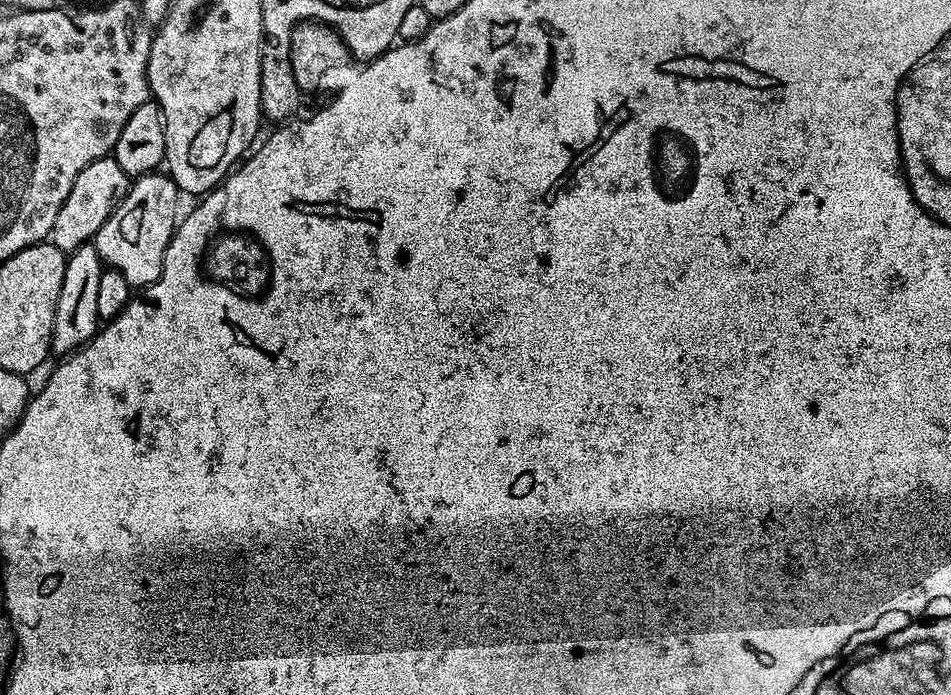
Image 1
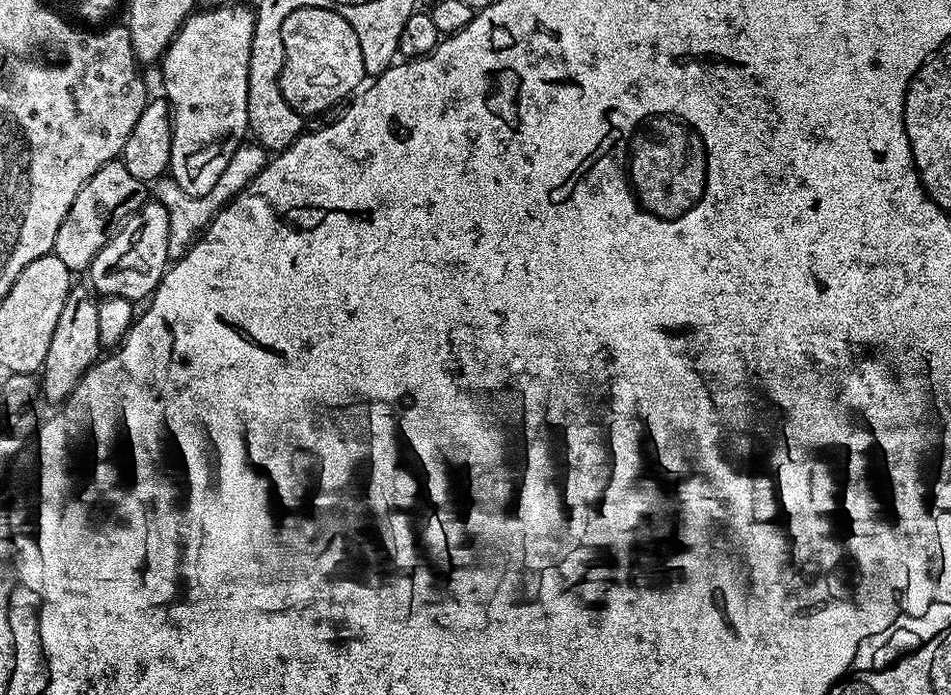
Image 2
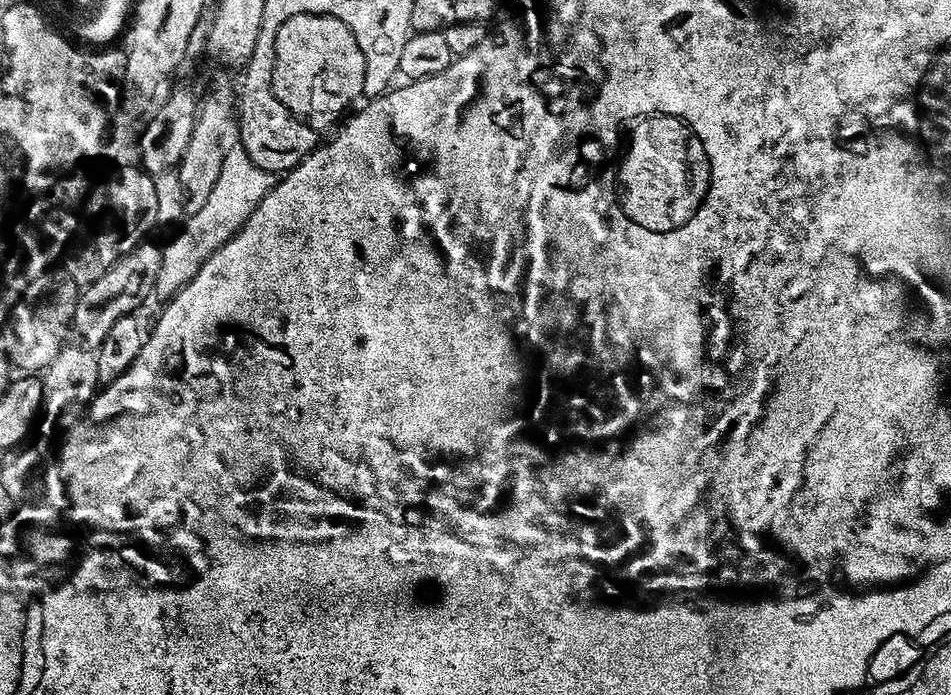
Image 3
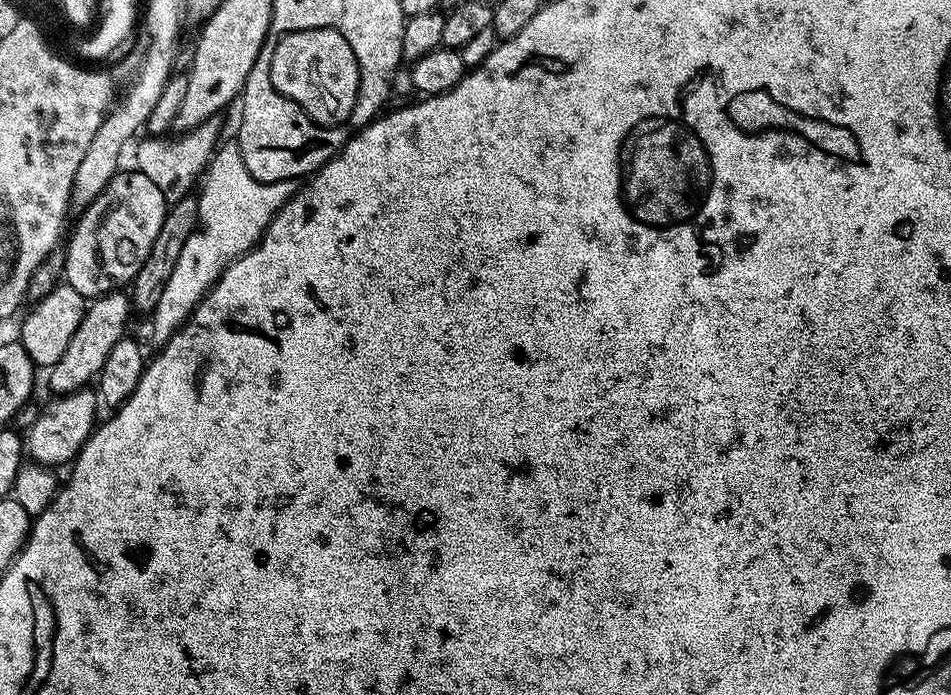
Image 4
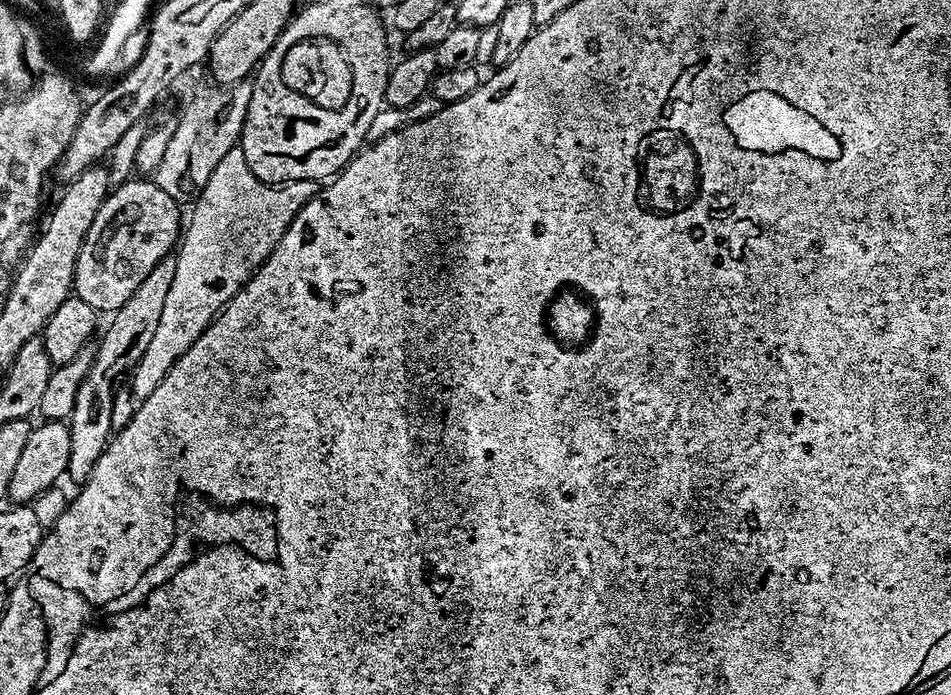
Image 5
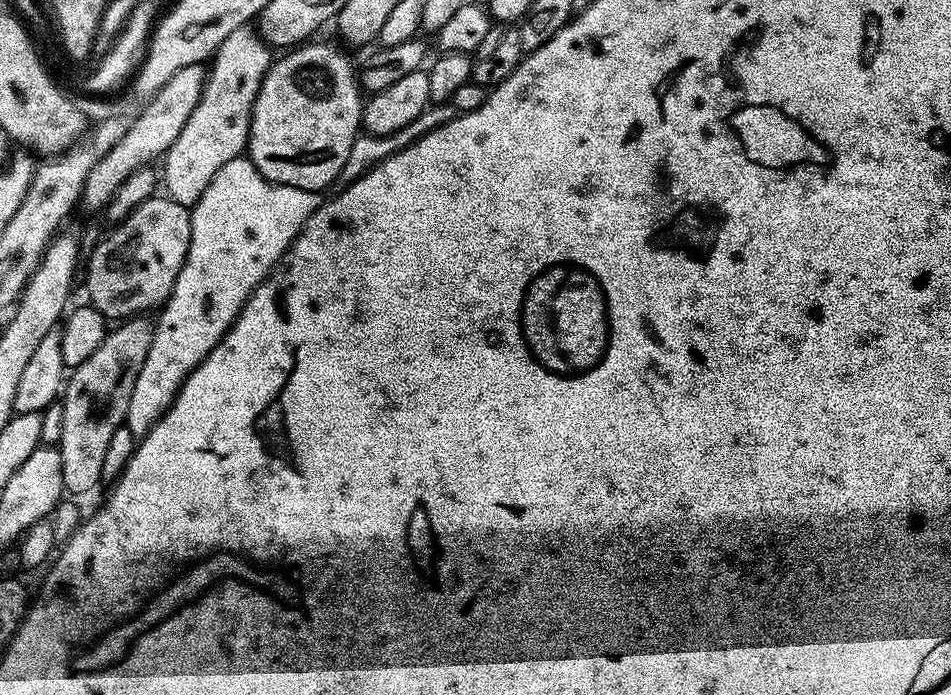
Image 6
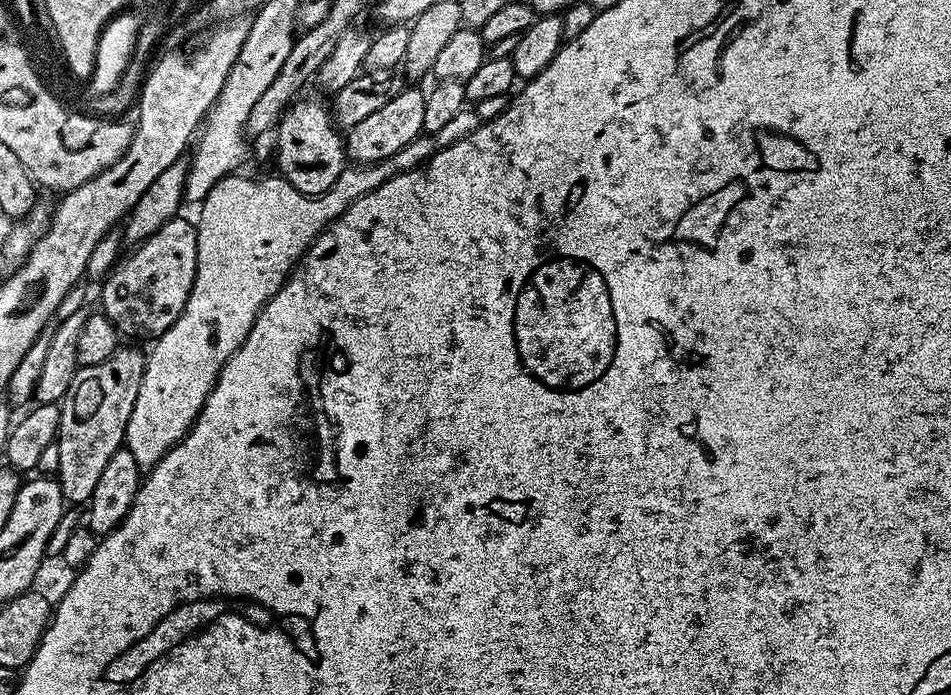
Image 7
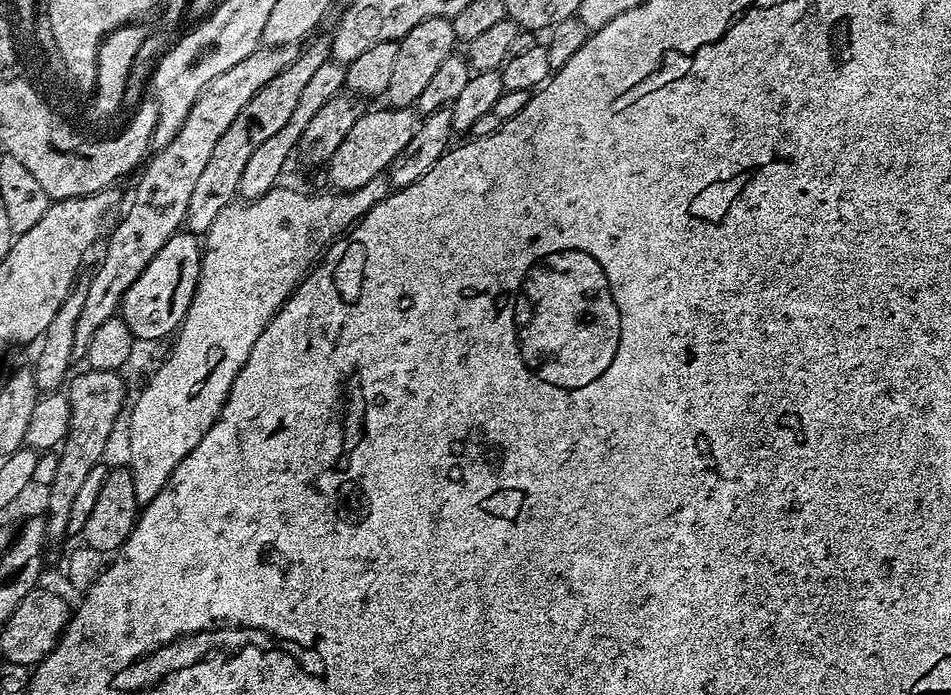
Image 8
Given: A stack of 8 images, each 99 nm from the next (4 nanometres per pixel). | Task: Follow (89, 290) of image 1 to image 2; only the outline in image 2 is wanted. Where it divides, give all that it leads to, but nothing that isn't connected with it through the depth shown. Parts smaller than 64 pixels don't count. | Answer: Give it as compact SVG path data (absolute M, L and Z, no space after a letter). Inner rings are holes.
M74 286L70 290L66 298L66 306L62 306L62 315L58 318L58 327L54 329L54 338L50 338L50 347L46 349L46 362L38 373L39 391L43 398L45 396L52 403L52 406L59 405L72 393L74 386L78 386L82 374L86 374L86 370L90 370L90 366L95 364L102 355L98 332L98 300L87 287L84 288Z

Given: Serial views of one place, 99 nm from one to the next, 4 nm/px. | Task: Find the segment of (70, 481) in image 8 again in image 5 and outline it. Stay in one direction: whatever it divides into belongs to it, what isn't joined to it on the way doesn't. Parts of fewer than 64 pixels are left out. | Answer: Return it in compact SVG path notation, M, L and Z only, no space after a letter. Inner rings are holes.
M169 254L161 258L158 266L154 266L154 270L150 270L150 274L146 276L142 282L142 286L138 286L138 290L134 290L134 294L130 298L126 298L126 302L117 312L111 313L108 329L99 337L100 345L95 345L94 359L90 370L86 374L86 378L82 378L82 386L78 386L78 399L74 401L74 410L70 419L67 421L70 430L70 462L66 473L67 479L83 482L94 470L94 466L98 462L100 455L104 453L108 447L110 437L113 435L111 428L111 415L113 413L114 398L120 383L120 375L127 373L135 368L137 362L142 358L142 354L146 354L146 350L150 347L150 341L154 339L154 333L158 322L162 319L162 306L166 303L166 293L170 290L170 286L174 283L174 270L176 266L175 255Z

